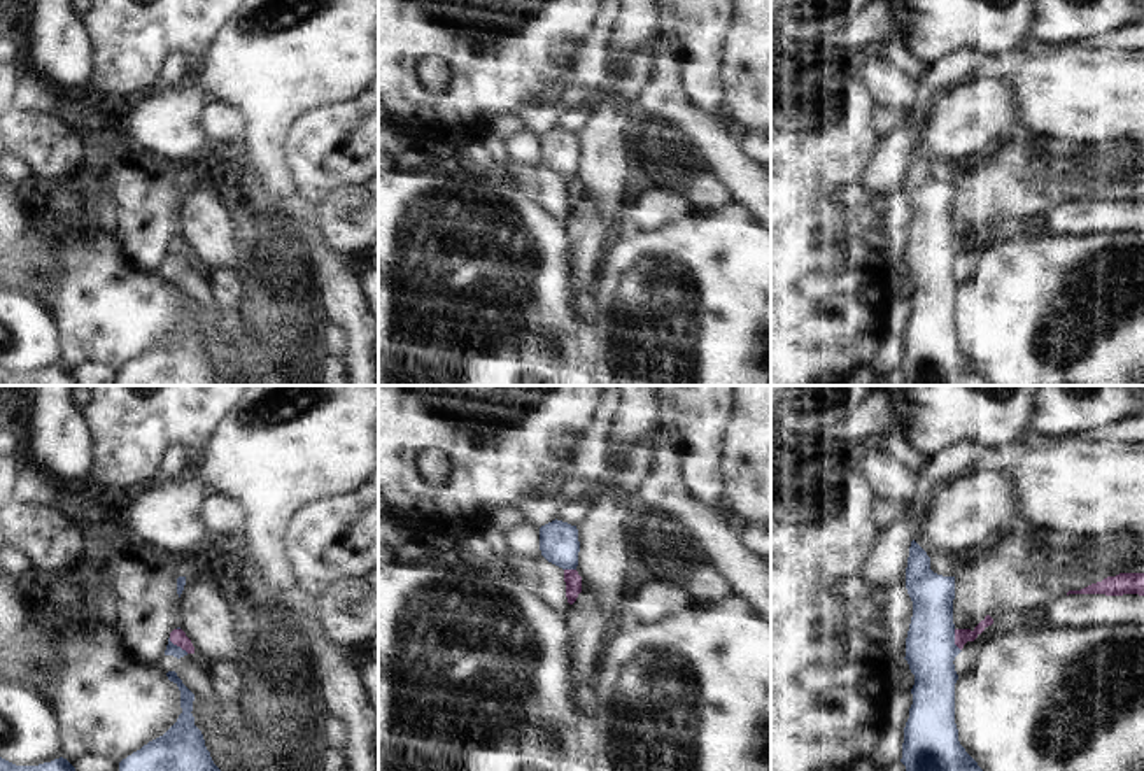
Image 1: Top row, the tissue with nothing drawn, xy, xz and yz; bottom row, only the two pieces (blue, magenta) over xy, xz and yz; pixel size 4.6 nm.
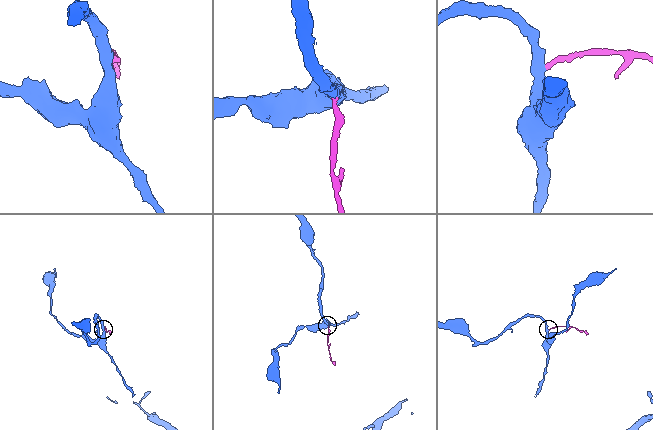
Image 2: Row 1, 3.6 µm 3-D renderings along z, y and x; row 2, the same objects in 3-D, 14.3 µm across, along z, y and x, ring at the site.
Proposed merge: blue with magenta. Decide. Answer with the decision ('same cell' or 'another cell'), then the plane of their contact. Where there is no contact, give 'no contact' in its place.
another cell; meets blue in yz

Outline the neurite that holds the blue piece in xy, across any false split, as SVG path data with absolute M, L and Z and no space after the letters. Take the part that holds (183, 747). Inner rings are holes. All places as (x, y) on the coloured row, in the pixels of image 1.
M175 671L166 673L180 690L177 722L159 738L149 741L119 762L119 771L221 771L205 746L201 731L194 725L194 694Z

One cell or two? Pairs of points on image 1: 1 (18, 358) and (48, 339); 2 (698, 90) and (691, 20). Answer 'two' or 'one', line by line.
1: one
2: one

